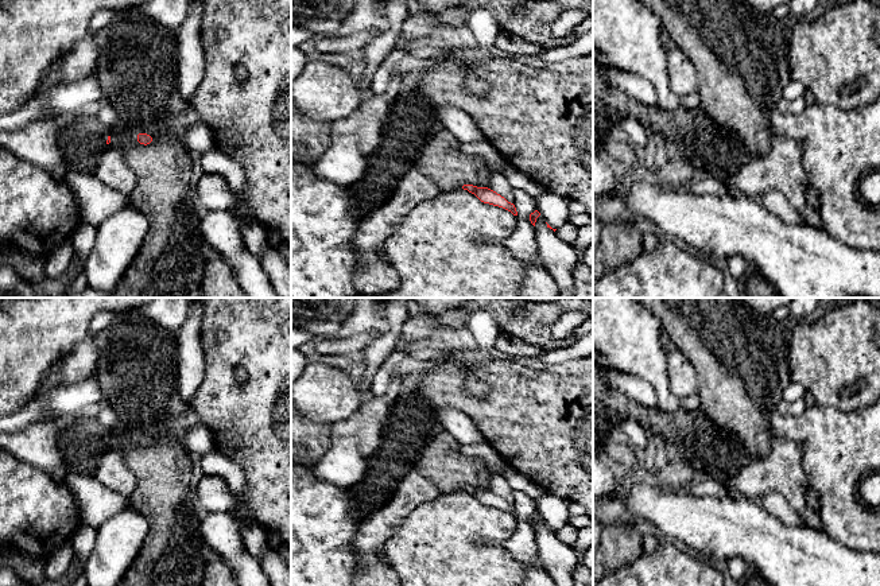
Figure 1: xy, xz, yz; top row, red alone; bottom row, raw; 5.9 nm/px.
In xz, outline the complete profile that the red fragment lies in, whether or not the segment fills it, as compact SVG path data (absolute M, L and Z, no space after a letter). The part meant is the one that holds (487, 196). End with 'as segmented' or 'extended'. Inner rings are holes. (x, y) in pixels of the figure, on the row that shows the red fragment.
M464 185L462 189L474 194L484 203L503 207L503 209L511 211L513 216L517 216L517 211L516 211L516 207L513 203L508 202L504 197L501 197L500 194L497 194L496 191L493 191L488 187Z; as segmented

